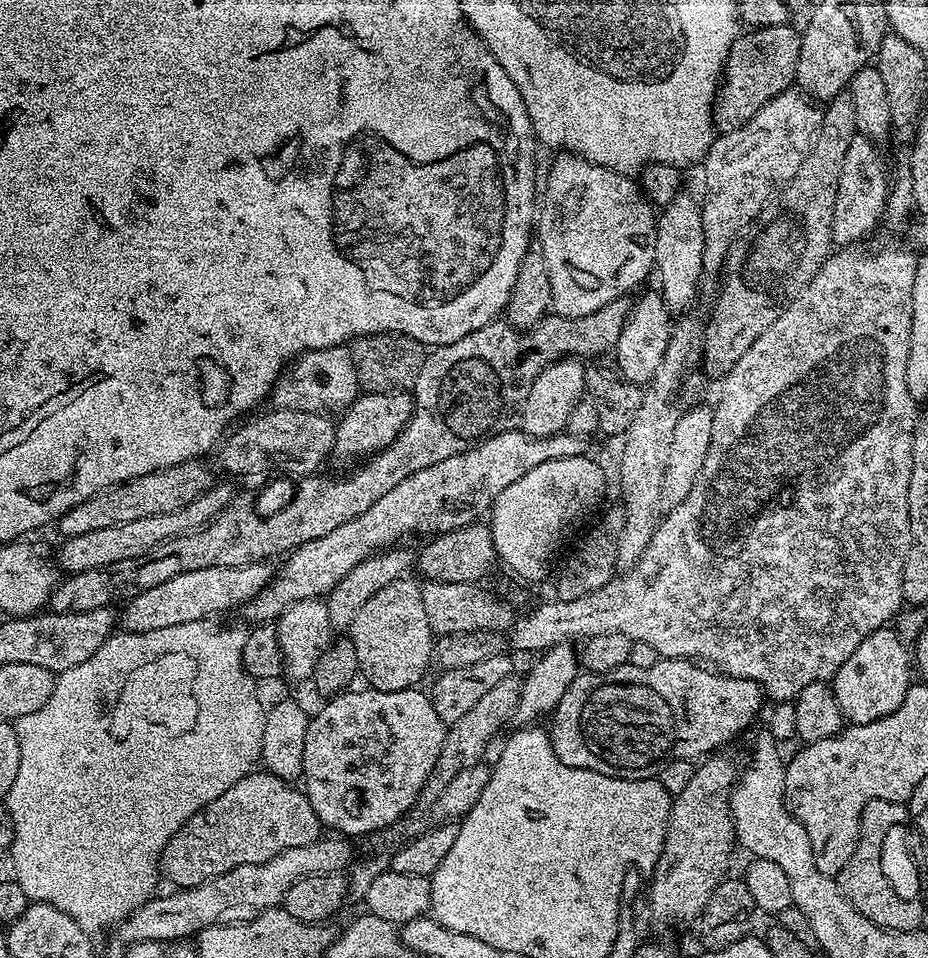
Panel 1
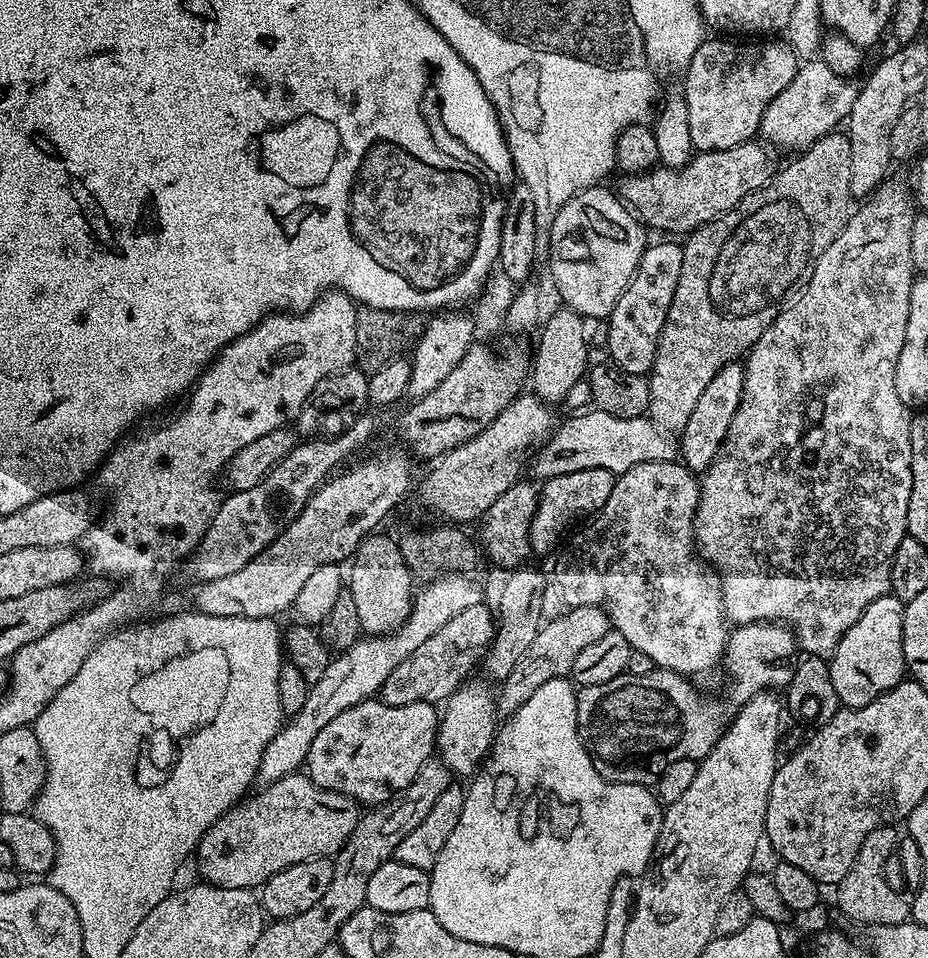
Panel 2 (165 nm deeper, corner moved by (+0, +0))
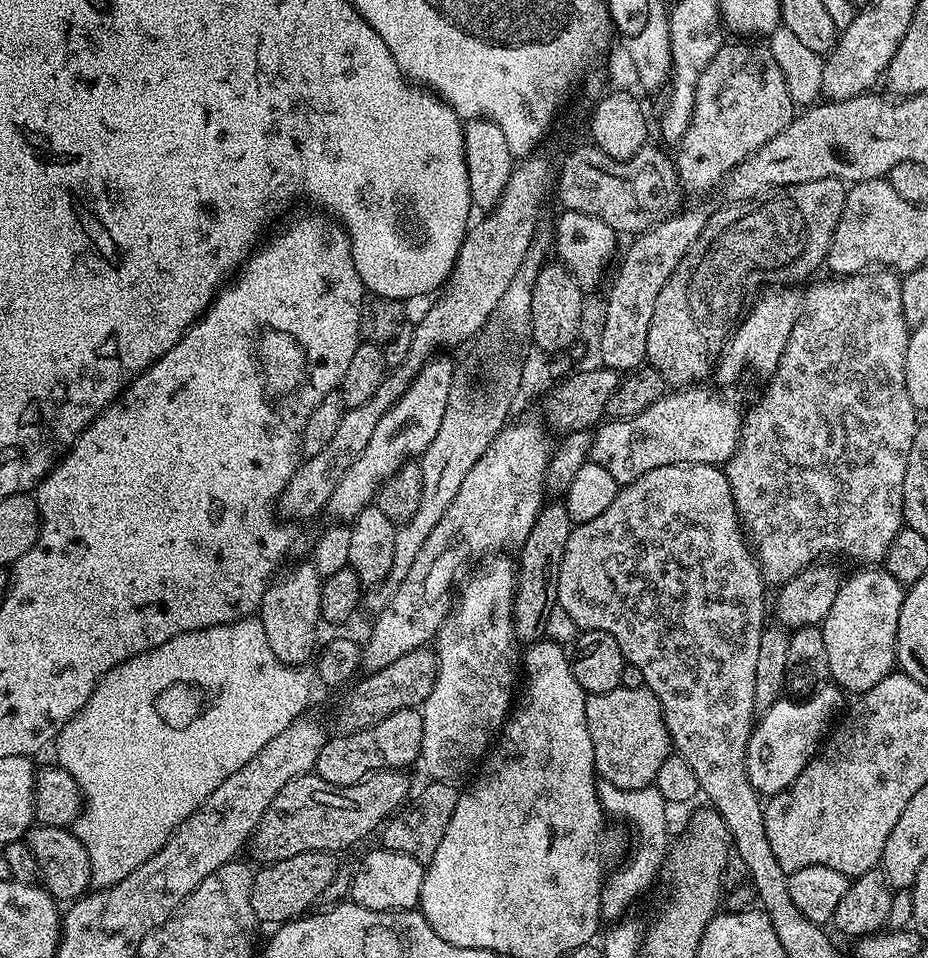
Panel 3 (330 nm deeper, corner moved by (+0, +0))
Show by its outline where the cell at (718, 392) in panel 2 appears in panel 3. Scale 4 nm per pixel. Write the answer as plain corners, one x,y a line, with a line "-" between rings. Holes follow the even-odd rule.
772,286
761,291
755,297
756,305
745,311
742,319
733,328
724,352
716,362
714,380
720,384
732,384
747,368
753,368
761,378
771,376
782,358
782,350
786,350
786,342
790,338
790,330
800,313
801,293
792,286

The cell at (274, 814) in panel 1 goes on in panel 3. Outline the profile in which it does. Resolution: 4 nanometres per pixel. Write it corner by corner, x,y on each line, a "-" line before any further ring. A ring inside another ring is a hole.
383,768
371,772
369,776
364,776
357,784
350,786
334,786
315,774
294,778
286,782
286,786
278,790
278,798
270,802
262,822
251,838
250,852
252,848
253,854
264,864
273,864
282,858
294,858
294,854
310,850
340,854
343,848
352,848
359,840
366,839
376,827
377,831
409,799
408,774
399,768

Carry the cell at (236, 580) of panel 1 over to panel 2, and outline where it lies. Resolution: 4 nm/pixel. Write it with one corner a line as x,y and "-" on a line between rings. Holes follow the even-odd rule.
403,451
400,452
384,452
373,460
364,460
361,464
354,465
349,472
344,472
341,476
336,474
324,480
304,508
289,519
288,525
286,523
283,525
276,540
270,542
252,561
234,574
206,581
195,589
197,590
195,611
215,616
242,618
276,618
279,612
284,612
287,608
289,611
296,603
298,590
302,590
303,584
310,578
310,574
314,574
314,570
318,570
318,566
340,564
355,556
356,547
379,529
376,527
399,506
400,499
407,492
409,495
408,479
412,476
412,468
408,465
409,457

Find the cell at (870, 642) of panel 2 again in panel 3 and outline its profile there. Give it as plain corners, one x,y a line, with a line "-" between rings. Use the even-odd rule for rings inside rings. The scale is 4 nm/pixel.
864,566
841,583
823,622
826,658
831,683
848,694
869,692
897,667
896,635
905,585
880,566

